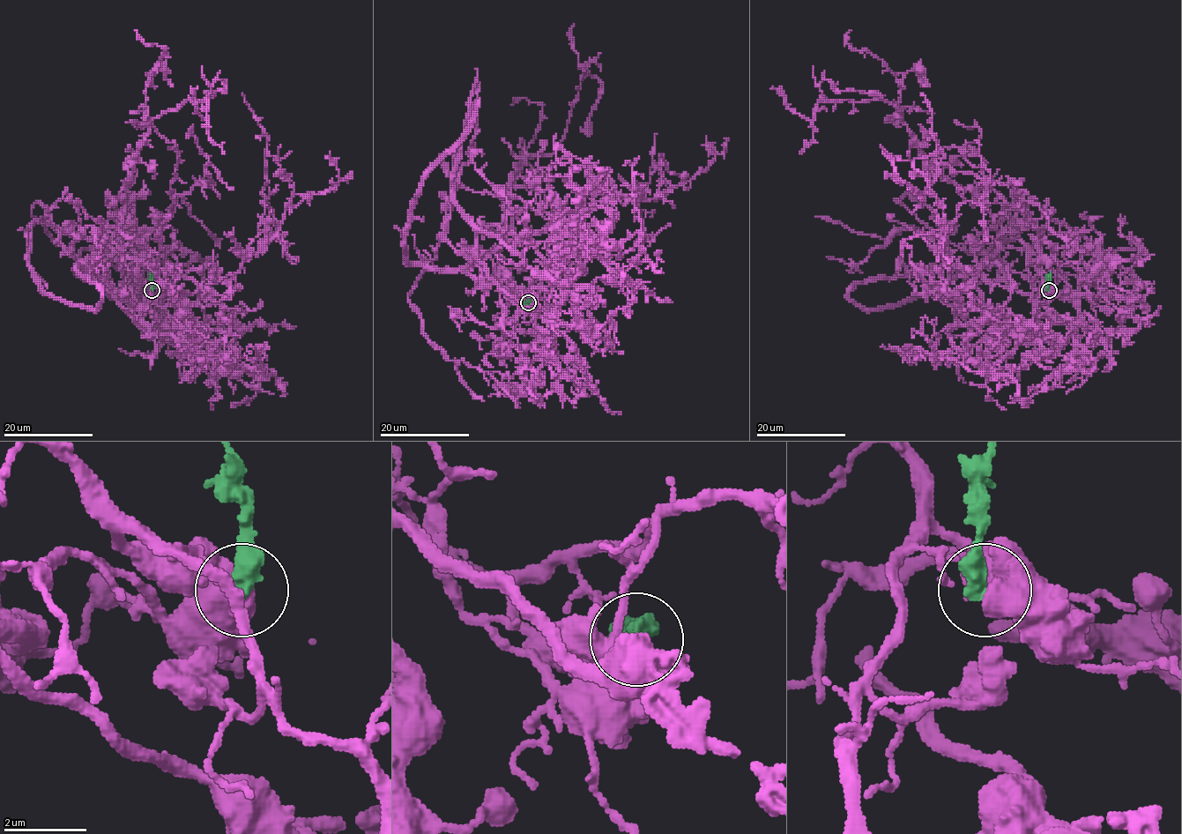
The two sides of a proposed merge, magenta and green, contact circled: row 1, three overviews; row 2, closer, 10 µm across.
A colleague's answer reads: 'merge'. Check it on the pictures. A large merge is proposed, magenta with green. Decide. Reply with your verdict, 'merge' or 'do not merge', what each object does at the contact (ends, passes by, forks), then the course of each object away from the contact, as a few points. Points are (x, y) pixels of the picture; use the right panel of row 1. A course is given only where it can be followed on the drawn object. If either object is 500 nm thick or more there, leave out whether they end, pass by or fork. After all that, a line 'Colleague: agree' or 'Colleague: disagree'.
do not merge; magenta runs (1049, 291), (1027, 247), (1000, 238), (988, 207), (925, 160), (894, 103), (828, 100), (820, 84), (883, 96); green runs (1049, 290), (1050, 273)
Colleague: disagree

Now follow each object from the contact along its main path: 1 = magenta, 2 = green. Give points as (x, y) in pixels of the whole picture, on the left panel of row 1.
1: (152, 291), (90, 239), (109, 238), (122, 220), (148, 122), (224, 80), (210, 96)
2: (152, 290), (150, 273)

